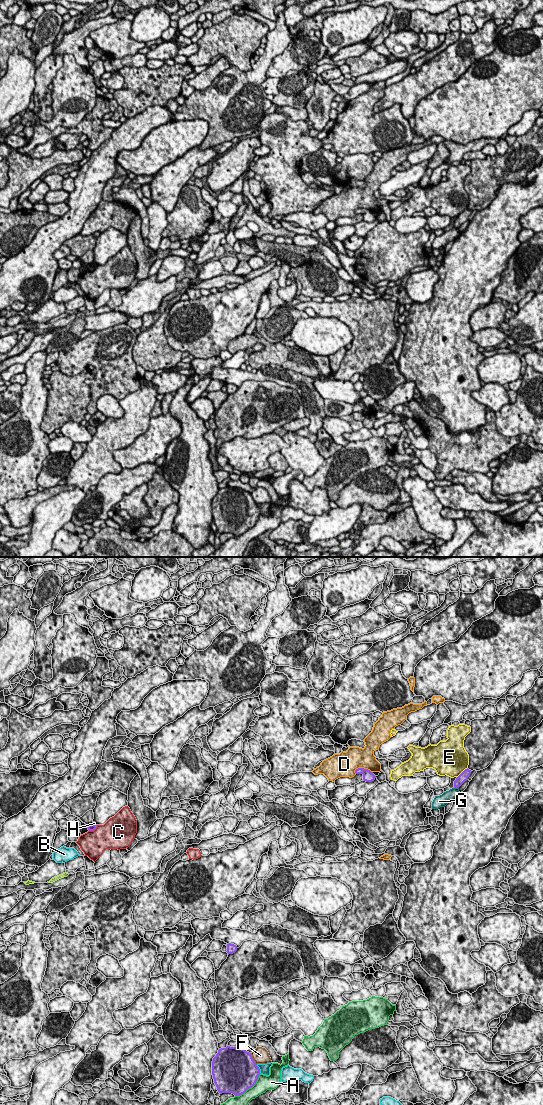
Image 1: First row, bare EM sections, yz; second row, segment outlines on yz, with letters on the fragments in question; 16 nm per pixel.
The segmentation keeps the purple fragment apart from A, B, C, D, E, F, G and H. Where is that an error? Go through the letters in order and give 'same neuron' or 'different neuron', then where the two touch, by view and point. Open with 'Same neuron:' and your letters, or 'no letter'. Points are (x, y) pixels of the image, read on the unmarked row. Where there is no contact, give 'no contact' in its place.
Same neuron: no letter
A: different neuron | yz (249, 527)
B: different neuron | yz (259, 509)
C: different neuron | yz (93, 270)
D: different neuron | yz (363, 208)
E: different neuron | yz (462, 212)
F: different neuron | yz (252, 499)
G: different neuron | yz (456, 227)
H: different neuron | yz (93, 264)

